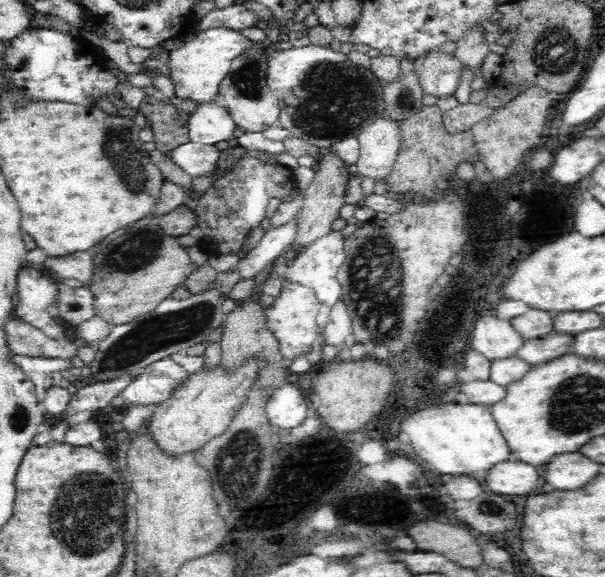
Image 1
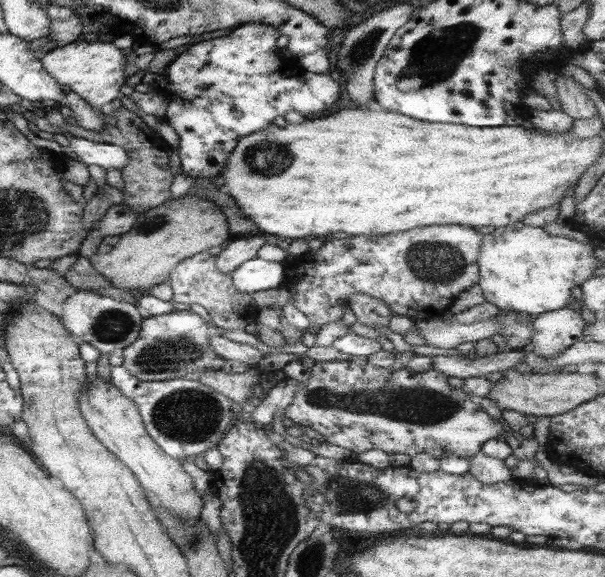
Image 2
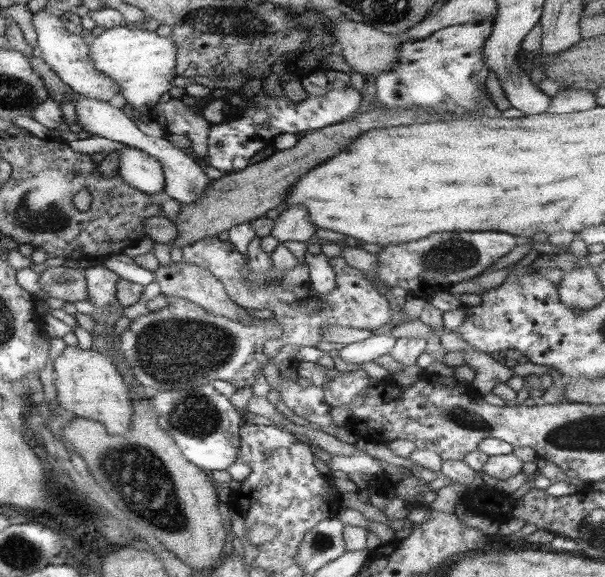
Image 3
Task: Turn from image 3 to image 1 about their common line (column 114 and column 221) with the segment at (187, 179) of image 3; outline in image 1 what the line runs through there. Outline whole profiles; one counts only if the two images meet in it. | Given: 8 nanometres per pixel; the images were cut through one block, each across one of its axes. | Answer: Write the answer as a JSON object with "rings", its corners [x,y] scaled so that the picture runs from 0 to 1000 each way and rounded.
{"rings":[[[364,173],[334,177],[324,192],[311,201],[311,232],[314,246],[321,248],[359,251],[362,246],[377,244],[390,218],[392,215],[385,210],[379,191]]]}

